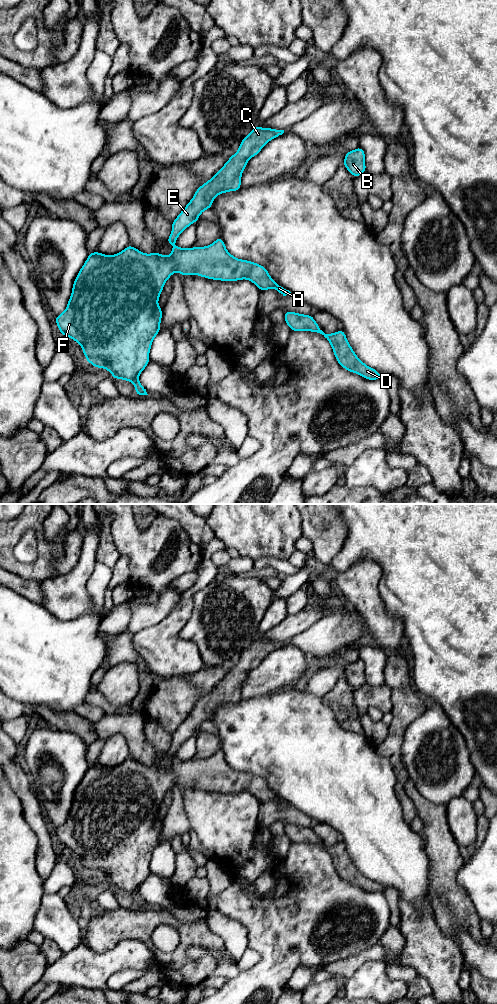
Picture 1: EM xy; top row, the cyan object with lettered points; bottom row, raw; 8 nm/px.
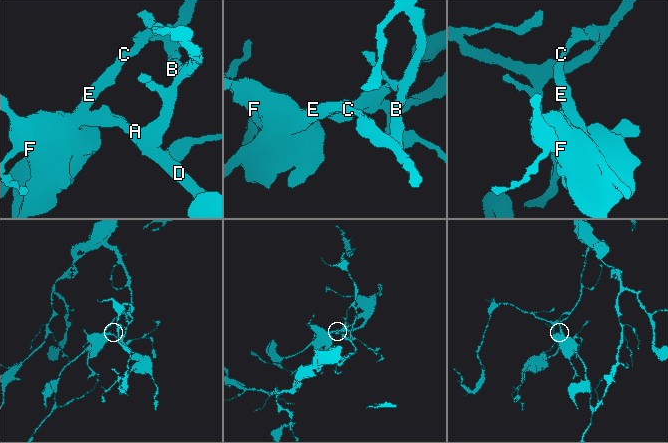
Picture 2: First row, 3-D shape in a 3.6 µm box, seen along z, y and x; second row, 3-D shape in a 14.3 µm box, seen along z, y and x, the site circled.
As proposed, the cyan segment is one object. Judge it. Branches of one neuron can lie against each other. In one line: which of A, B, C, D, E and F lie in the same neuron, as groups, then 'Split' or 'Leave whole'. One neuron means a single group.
Groups: A B C D E F. Leave whole

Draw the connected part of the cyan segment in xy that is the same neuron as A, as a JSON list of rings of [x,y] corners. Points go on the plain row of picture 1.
[[[256,638],[240,654],[238,663],[210,692],[196,702],[191,713],[172,734],[172,744],[167,751],[168,756],[173,758],[169,768],[158,764],[145,766],[131,757],[116,767],[89,765],[75,790],[67,820],[54,830],[61,847],[66,847],[81,857],[88,875],[95,880],[110,883],[114,891],[132,894],[137,908],[148,907],[138,889],[150,873],[151,856],[160,844],[162,820],[158,818],[159,808],[165,794],[174,784],[180,784],[183,789],[196,786],[221,793],[248,791],[261,803],[276,801],[283,808],[291,805],[278,797],[265,779],[232,768],[226,762],[221,749],[204,759],[184,761],[174,757],[179,747],[188,738],[196,735],[204,722],[211,720],[218,706],[238,703],[241,700],[241,687],[249,671],[256,668],[270,652],[283,645],[284,642]]]

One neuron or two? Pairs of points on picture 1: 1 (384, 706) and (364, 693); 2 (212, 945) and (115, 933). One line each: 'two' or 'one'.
1: one
2: one

